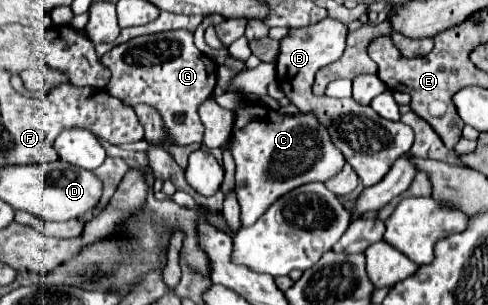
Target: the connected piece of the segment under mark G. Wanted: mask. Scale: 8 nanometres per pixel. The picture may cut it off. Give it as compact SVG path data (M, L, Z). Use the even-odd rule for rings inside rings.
M179 29L161 35L135 37L107 51L101 57L101 63L111 69L109 91L117 91L109 95L119 97L127 105L147 103L159 109L163 123L169 129L169 135L177 141L177 145L203 141L205 127L199 117L199 105L207 97L211 97L217 85L217 65L195 47L193 33ZM143 81L145 81L145 93L133 93L135 89L141 87ZM177 115L181 115L179 121L175 121Z

